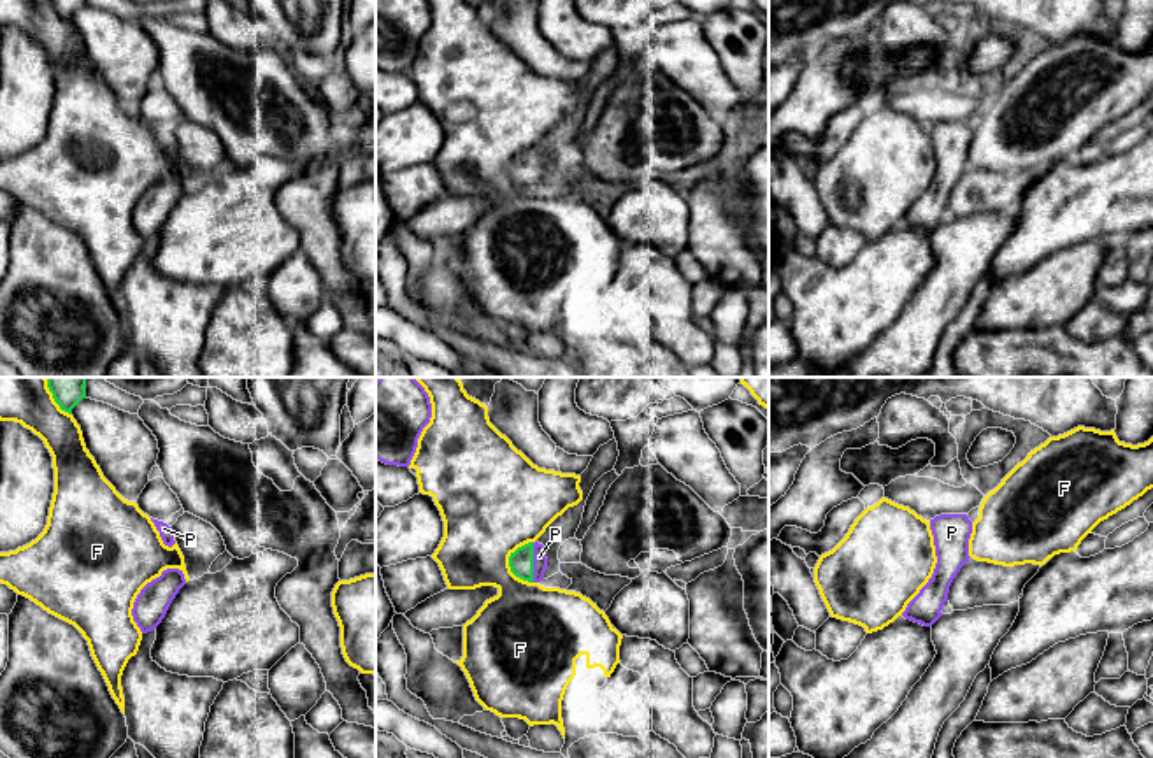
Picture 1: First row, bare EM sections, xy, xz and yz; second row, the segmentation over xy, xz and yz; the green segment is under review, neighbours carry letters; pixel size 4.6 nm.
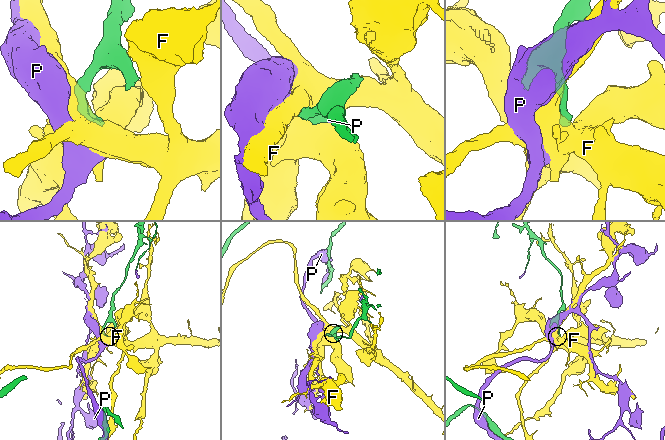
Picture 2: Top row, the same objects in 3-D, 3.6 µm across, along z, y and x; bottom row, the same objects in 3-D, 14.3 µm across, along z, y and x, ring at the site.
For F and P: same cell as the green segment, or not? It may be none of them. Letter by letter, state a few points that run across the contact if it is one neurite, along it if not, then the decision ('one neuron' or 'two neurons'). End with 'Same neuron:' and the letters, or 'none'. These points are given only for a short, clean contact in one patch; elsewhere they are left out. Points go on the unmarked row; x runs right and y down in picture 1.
F: two neurons
P: one neuron
Same neuron: P

